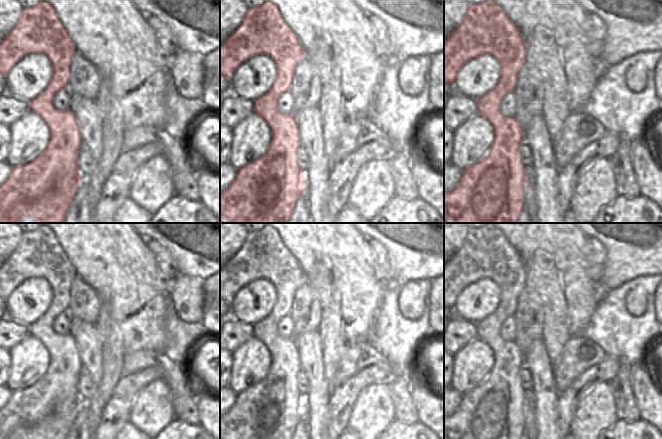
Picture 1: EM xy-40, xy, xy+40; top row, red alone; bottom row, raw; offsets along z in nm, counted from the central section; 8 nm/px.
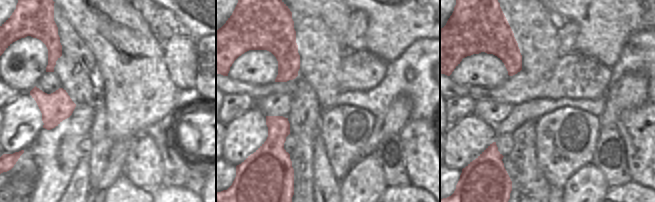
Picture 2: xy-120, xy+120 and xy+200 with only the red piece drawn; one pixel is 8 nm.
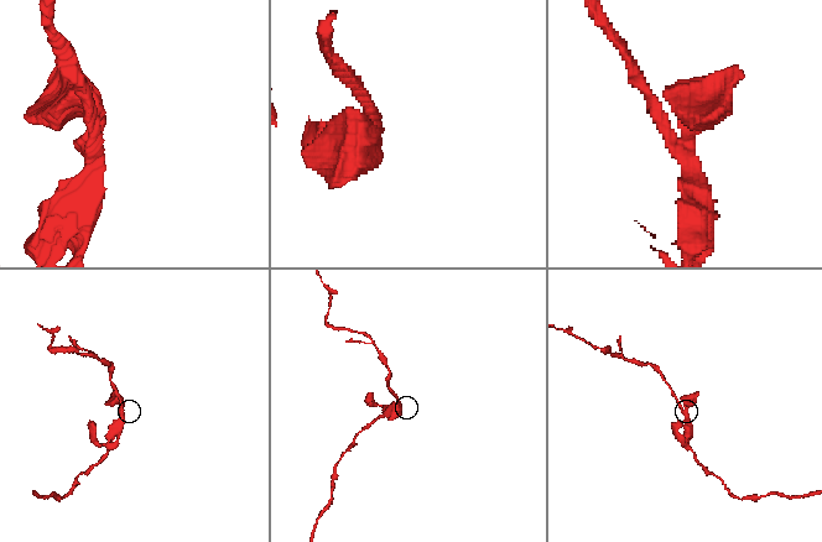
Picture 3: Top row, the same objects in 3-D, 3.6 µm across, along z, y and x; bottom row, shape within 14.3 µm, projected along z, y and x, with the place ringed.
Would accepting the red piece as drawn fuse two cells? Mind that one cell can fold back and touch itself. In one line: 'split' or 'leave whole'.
leave whole

